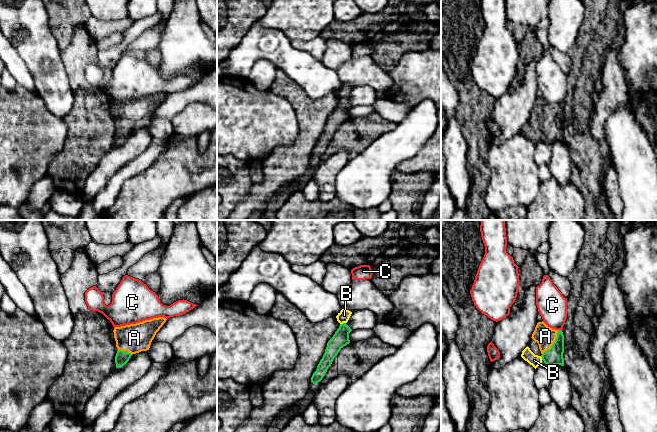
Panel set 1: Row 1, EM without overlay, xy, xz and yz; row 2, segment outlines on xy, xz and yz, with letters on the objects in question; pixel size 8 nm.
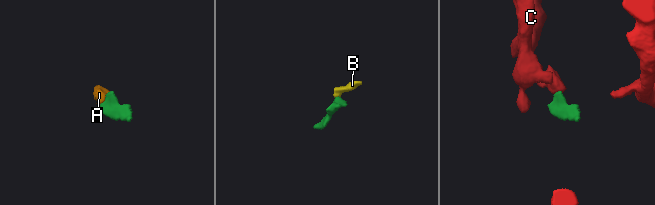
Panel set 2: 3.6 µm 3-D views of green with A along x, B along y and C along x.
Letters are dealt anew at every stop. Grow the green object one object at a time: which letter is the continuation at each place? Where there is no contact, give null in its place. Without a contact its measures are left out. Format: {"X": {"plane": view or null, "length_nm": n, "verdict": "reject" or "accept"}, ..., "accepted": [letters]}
{"A": {"plane": "yz", "length_nm": 240, "verdict": "accept"}, "B": {"plane": "xz", "length_nm": 50, "verdict": "accept"}, "C": {"plane": "yz", "length_nm": 30, "verdict": "reject"}, "accepted": ["A", "B"]}

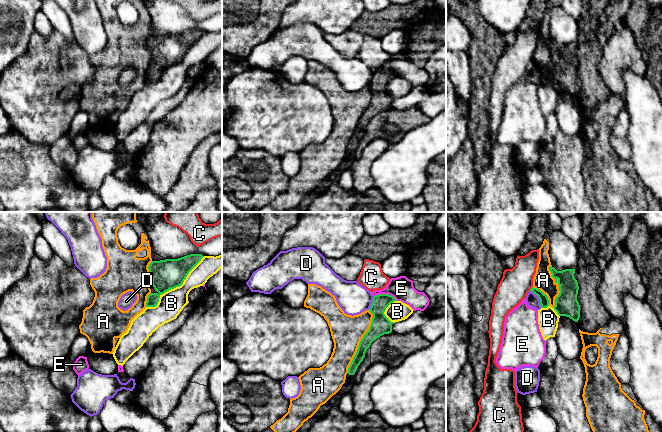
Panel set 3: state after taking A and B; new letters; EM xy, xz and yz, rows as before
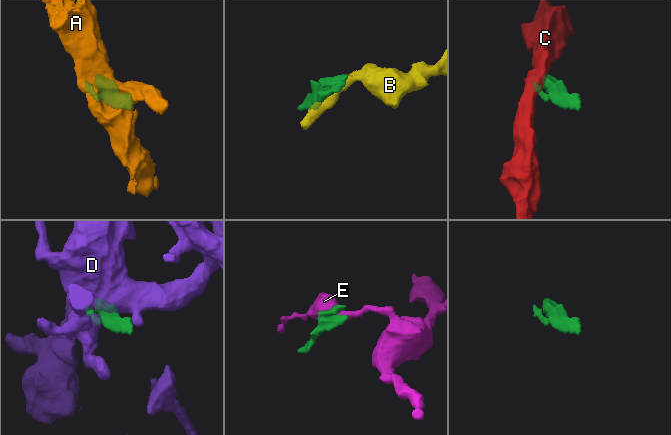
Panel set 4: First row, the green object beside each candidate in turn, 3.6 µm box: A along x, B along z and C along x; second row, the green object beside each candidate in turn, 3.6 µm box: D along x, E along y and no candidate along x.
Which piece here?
{"A": {"plane": "xz", "length_nm": 550, "verdict": "reject"}, "B": {"plane": "xy", "length_nm": 650, "verdict": "reject"}, "C": {"plane": "yz", "length_nm": 50, "verdict": "reject"}, "D": {"plane": "yz", "length_nm": 170, "verdict": "reject"}, "E": {"plane": "xz", "length_nm": 200, "verdict": "reject"}, "accepted": []}

